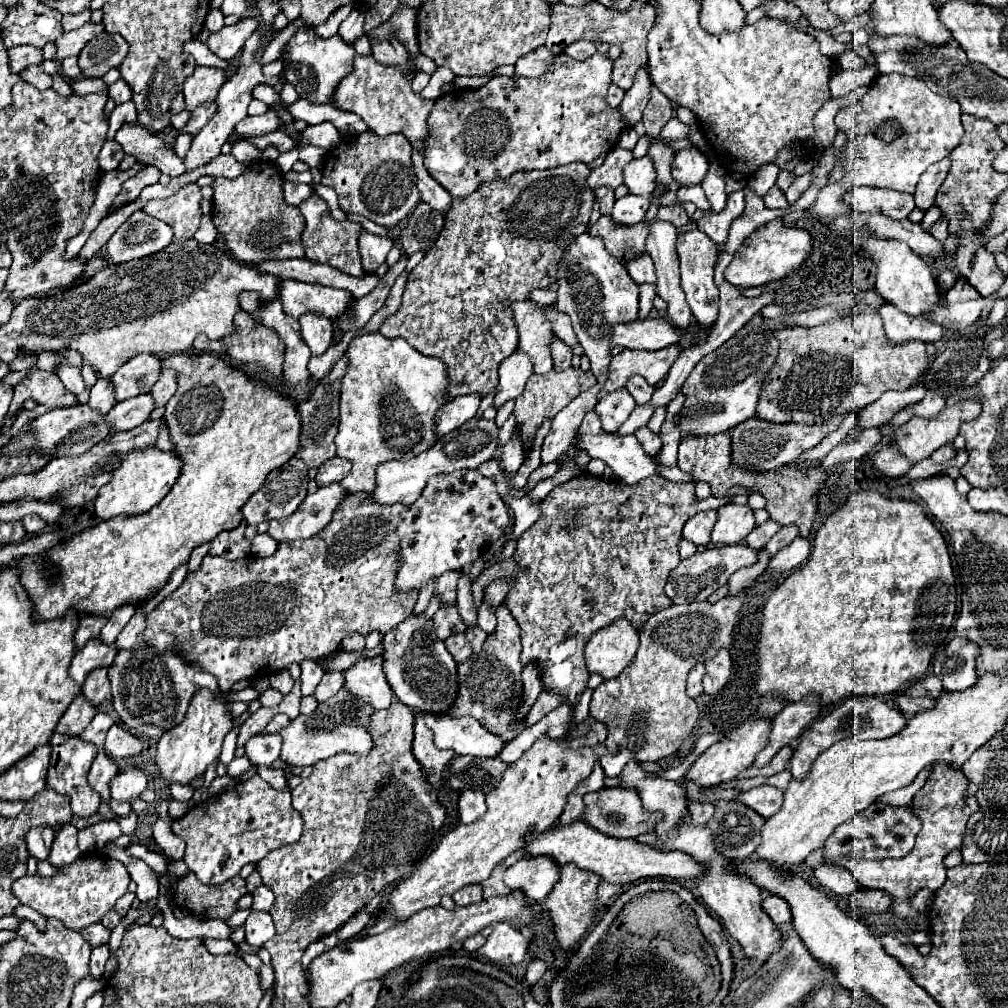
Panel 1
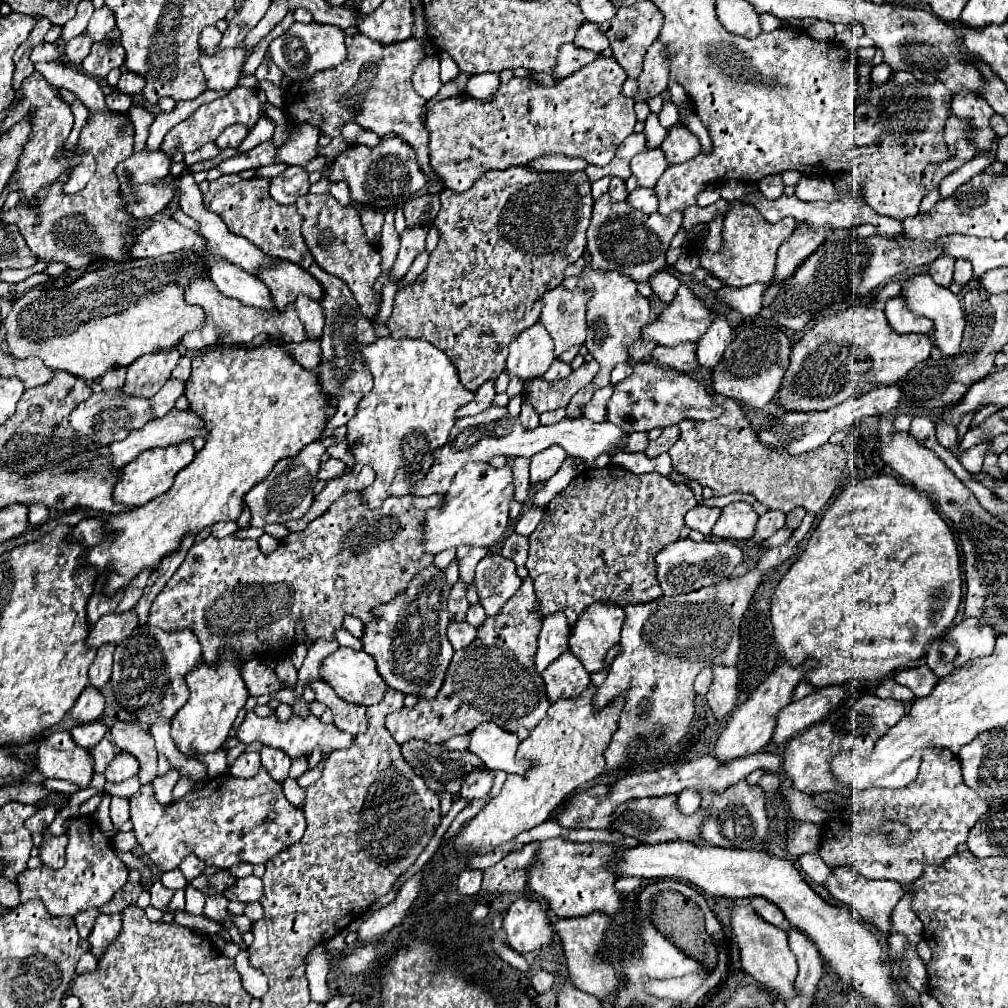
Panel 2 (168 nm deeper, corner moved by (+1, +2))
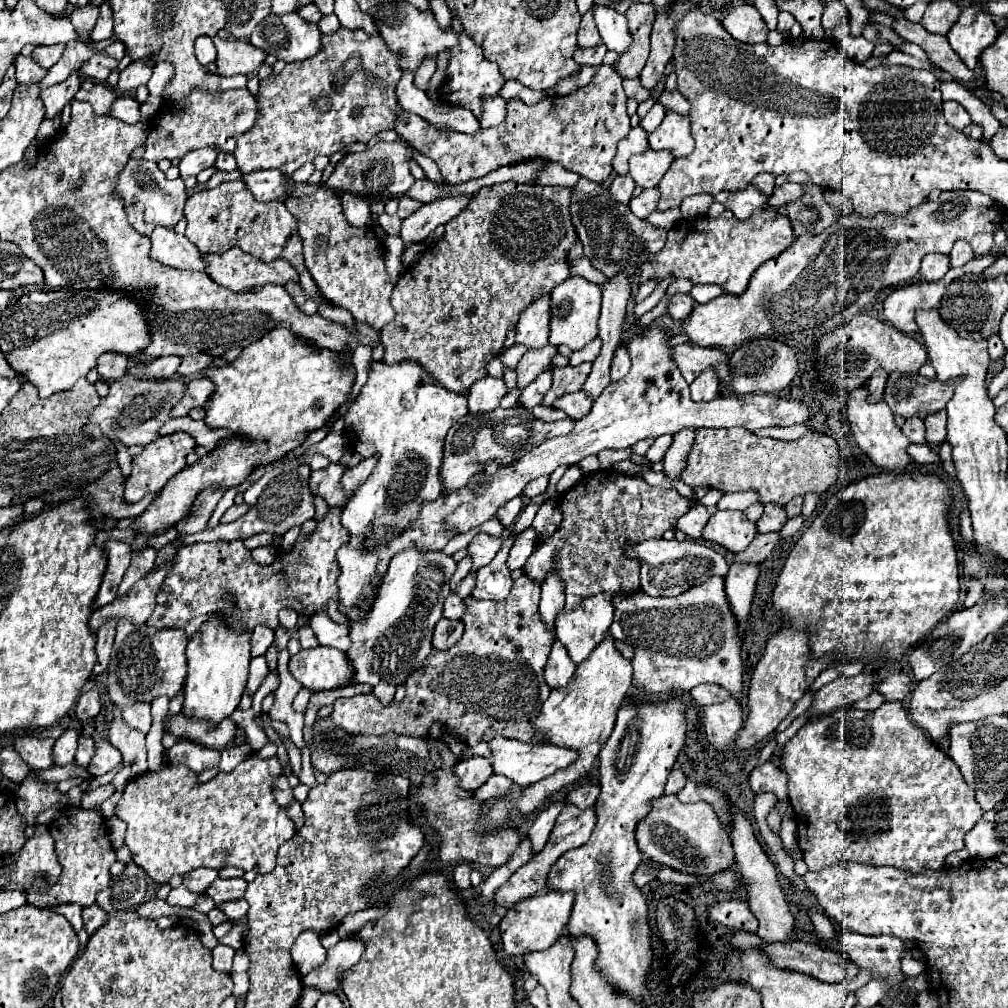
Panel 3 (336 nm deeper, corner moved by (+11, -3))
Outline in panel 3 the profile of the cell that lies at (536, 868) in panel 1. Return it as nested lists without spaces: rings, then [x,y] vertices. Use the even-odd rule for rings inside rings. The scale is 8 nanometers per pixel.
[[[624,700],[624,706],[618,710],[616,726],[608,742],[600,750],[600,798],[596,804],[598,822],[590,836],[590,840],[574,850],[564,852],[552,866],[546,888],[552,892],[574,892],[574,906],[570,920],[566,924],[568,936],[580,936],[588,934],[598,944],[598,962],[596,966],[606,974],[612,986],[616,986],[620,992],[628,992],[630,998],[636,1002],[642,1002],[650,1006],[648,1002],[648,988],[646,988],[646,972],[650,970],[652,962],[652,950],[650,950],[650,926],[648,926],[648,906],[642,892],[632,884],[632,874],[640,866],[642,854],[634,840],[634,828],[636,822],[648,812],[648,802],[652,798],[662,796],[664,782],[672,770],[672,764],[678,758],[678,752],[684,744],[684,704],[680,700],[668,700],[658,704],[636,704],[628,706],[628,700]]]

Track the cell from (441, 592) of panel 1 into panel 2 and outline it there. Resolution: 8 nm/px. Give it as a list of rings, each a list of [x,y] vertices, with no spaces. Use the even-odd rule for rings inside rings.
[[[462,547],[462,549],[458,549],[456,559],[460,561],[460,579],[470,585],[472,579],[474,579],[478,561],[482,557],[486,557],[488,553],[490,553],[490,549],[482,549],[482,547]]]

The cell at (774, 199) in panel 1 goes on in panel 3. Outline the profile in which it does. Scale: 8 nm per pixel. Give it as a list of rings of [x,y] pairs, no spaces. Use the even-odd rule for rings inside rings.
[[[758,174],[758,176],[752,180],[752,186],[758,188],[762,194],[772,196],[772,192],[774,192],[774,176],[772,176],[772,174]]]

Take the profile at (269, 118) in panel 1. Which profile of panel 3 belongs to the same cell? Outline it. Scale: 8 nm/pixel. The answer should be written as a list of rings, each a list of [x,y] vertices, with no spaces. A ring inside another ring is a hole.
[[[206,146],[200,150],[192,150],[190,154],[186,154],[180,162],[180,176],[188,178],[188,176],[196,176],[198,172],[202,172],[204,168],[214,166],[216,158],[218,158],[220,150],[216,146]]]

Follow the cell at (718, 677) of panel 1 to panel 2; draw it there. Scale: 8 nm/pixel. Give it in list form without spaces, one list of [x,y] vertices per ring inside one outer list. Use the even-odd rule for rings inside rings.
[[[712,667],[714,681],[708,689],[708,705],[714,711],[716,719],[722,723],[730,717],[738,701],[738,671],[734,667]]]

